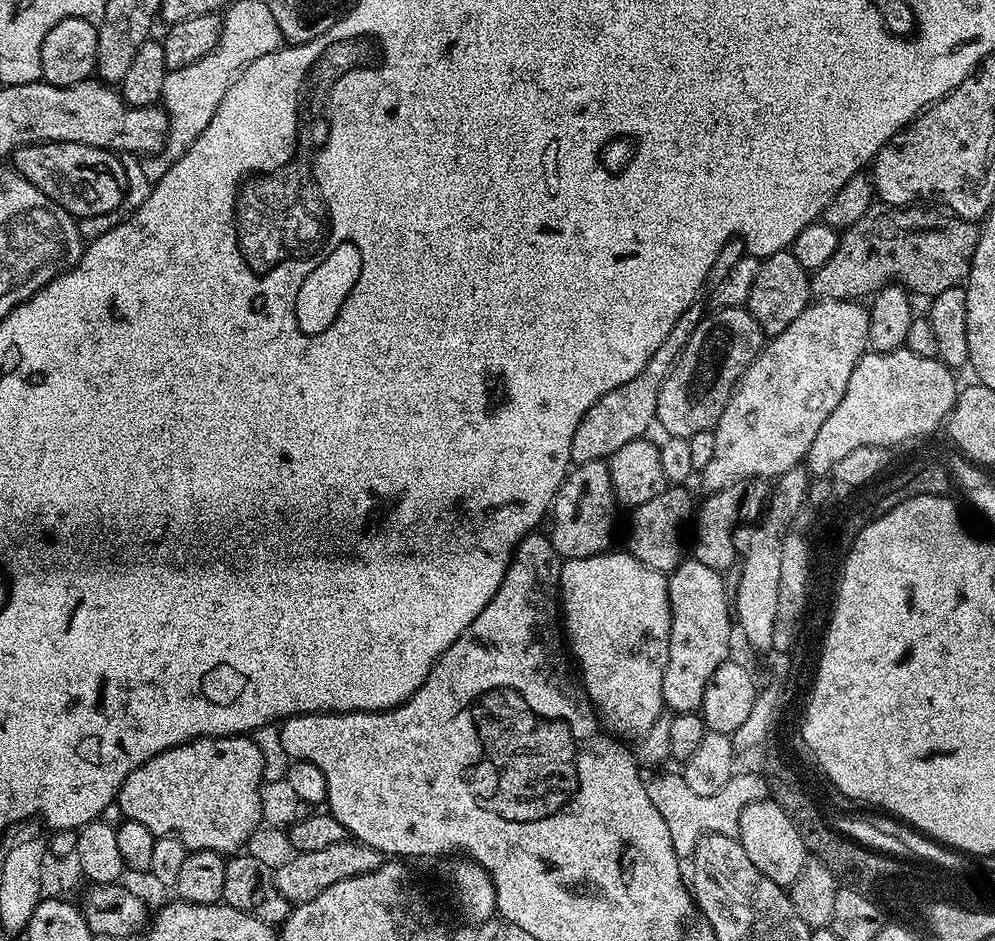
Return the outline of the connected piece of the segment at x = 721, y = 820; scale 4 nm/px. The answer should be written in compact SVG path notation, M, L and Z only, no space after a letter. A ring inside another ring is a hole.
M735 773L730 782L716 795L700 795L687 786L683 775L664 774L648 783L647 794L658 814L665 819L677 856L688 858L695 852L701 836L736 836L739 833L742 810L769 795L767 779L763 775Z

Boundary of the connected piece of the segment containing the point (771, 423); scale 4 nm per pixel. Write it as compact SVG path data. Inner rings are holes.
M822 300L809 303L806 311L798 314L798 318L794 318L794 322L790 322L790 326L786 326L786 330L782 330L782 334L771 337L765 343L754 358L752 365L744 371L744 376L736 383L731 398L726 402L726 410L722 410L720 421L715 426L714 458L710 458L710 462L706 462L706 466L702 469L705 493L721 492L726 486L737 484L740 480L781 476L786 470L797 467L807 457L810 442L814 442L818 430L822 430L822 422L826 422L826 418L830 418L830 414L834 414L834 406L838 406L838 402L842 402L842 394L846 394L846 382L850 382L850 374L854 374L854 366L861 356L865 355L868 348L868 308L862 305L863 303L855 300Z

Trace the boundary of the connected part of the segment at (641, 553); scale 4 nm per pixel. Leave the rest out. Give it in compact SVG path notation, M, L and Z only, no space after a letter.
M668 486L663 492L654 494L650 502L642 502L631 513L632 525L628 528L627 551L638 562L659 572L670 574L685 559L684 531L689 531L694 520L694 504L689 489L684 486Z

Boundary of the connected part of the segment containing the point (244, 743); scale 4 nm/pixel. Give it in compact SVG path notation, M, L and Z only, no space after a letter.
M247 735L201 738L199 740L190 740L186 744L179 744L177 748L167 748L162 754L150 758L142 766L138 766L138 770L130 773L126 778L126 782L120 787L118 802L122 806L127 819L142 822L142 826L146 826L146 830L150 830L155 836L177 836L193 852L236 854L247 845L251 836L261 827L260 791L263 779L262 750L258 750L255 739L249 738Z

